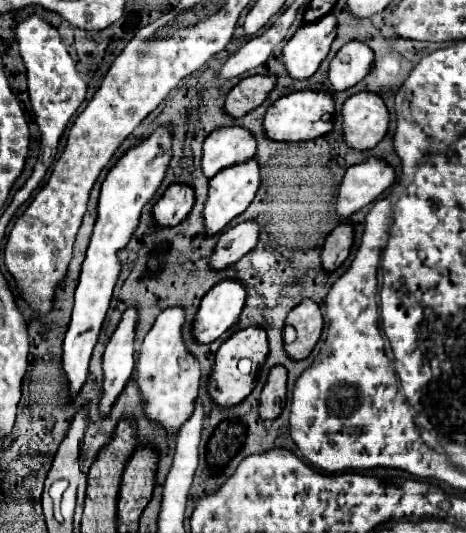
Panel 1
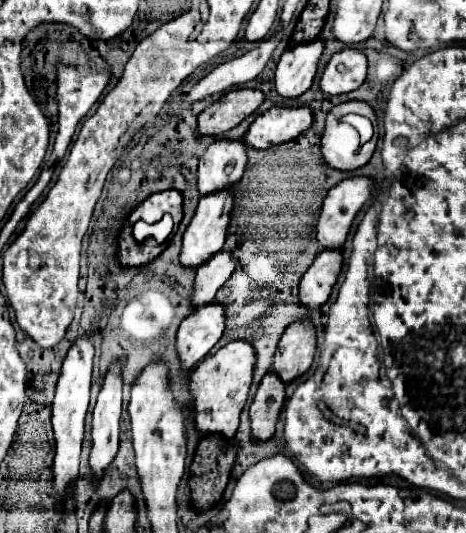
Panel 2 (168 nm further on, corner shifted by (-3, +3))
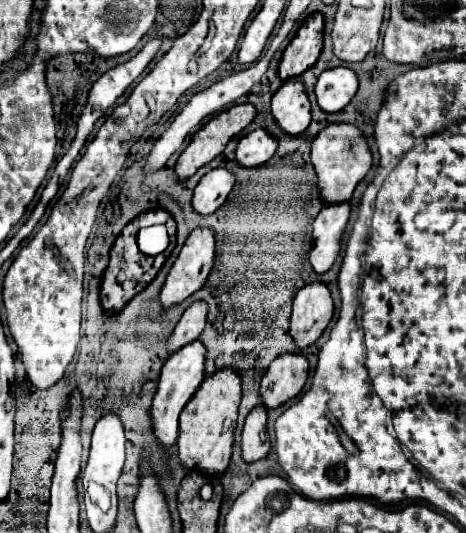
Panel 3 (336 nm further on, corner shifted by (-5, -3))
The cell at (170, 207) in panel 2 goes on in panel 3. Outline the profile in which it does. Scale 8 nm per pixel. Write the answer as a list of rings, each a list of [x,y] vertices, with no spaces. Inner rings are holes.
[[[149,210],[149,212],[139,214],[135,220],[131,220],[131,222],[123,228],[123,232],[119,234],[119,238],[115,240],[113,248],[117,246],[119,250],[111,250],[109,266],[107,266],[107,270],[105,270],[103,276],[101,276],[101,306],[103,306],[103,310],[105,310],[107,316],[119,314],[135,294],[139,294],[141,290],[145,290],[145,288],[151,284],[151,280],[157,276],[157,272],[159,272],[161,266],[165,264],[167,254],[147,256],[147,254],[141,254],[141,250],[131,250],[131,248],[137,248],[137,232],[139,232],[141,228],[155,226],[155,224],[165,224],[165,226],[167,226],[169,240],[171,240],[171,248],[175,248],[175,220],[171,218],[169,212],[165,212],[165,210]]]

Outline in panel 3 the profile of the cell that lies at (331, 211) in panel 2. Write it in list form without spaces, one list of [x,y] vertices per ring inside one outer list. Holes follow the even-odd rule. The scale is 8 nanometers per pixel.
[[[349,204],[325,206],[313,222],[313,250],[309,262],[317,274],[325,274],[341,250],[341,234],[349,220]]]

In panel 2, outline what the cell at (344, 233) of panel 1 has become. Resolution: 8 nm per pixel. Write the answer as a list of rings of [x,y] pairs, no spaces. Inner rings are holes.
[[[329,248],[317,254],[311,268],[303,274],[299,284],[299,298],[309,308],[319,308],[327,302],[333,284],[343,266],[341,248]]]

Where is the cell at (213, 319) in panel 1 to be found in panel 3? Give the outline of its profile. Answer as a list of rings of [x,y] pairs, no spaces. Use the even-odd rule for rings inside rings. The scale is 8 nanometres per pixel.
[[[195,340],[193,344],[187,344],[181,352],[175,352],[165,362],[161,376],[159,376],[157,394],[155,394],[153,406],[151,406],[151,428],[153,428],[157,442],[165,450],[169,450],[177,442],[179,414],[185,408],[185,404],[193,398],[193,394],[197,392],[197,388],[201,386],[203,380],[205,380],[205,346],[199,340]]]

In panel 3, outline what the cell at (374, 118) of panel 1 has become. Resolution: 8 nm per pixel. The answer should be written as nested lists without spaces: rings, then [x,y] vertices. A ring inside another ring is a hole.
[[[329,124],[325,130],[321,130],[311,144],[311,164],[317,172],[317,188],[321,202],[325,206],[349,202],[355,186],[369,172],[371,160],[373,158],[367,148],[367,140],[363,138],[359,128],[351,124]]]

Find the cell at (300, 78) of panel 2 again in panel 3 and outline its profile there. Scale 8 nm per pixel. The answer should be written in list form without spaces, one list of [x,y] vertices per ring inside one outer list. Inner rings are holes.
[[[287,80],[271,100],[271,114],[285,134],[303,134],[311,124],[311,104],[303,84]]]

